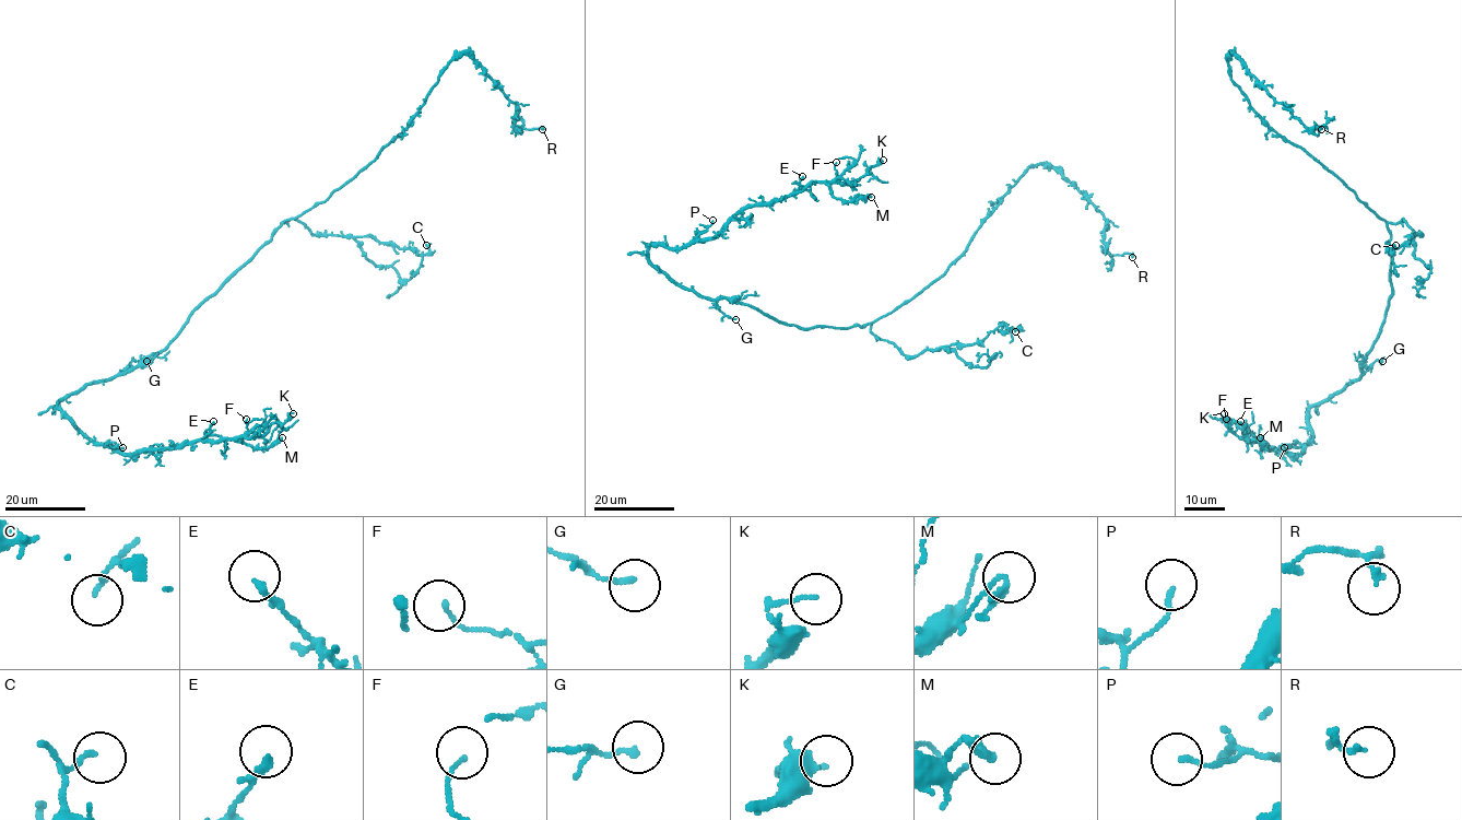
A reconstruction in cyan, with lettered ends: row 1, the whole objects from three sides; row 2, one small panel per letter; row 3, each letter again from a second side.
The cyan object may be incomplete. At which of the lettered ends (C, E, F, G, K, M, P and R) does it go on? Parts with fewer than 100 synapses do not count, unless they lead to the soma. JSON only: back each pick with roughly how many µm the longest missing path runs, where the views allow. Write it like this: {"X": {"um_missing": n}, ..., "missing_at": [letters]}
{"missing_at": []}

